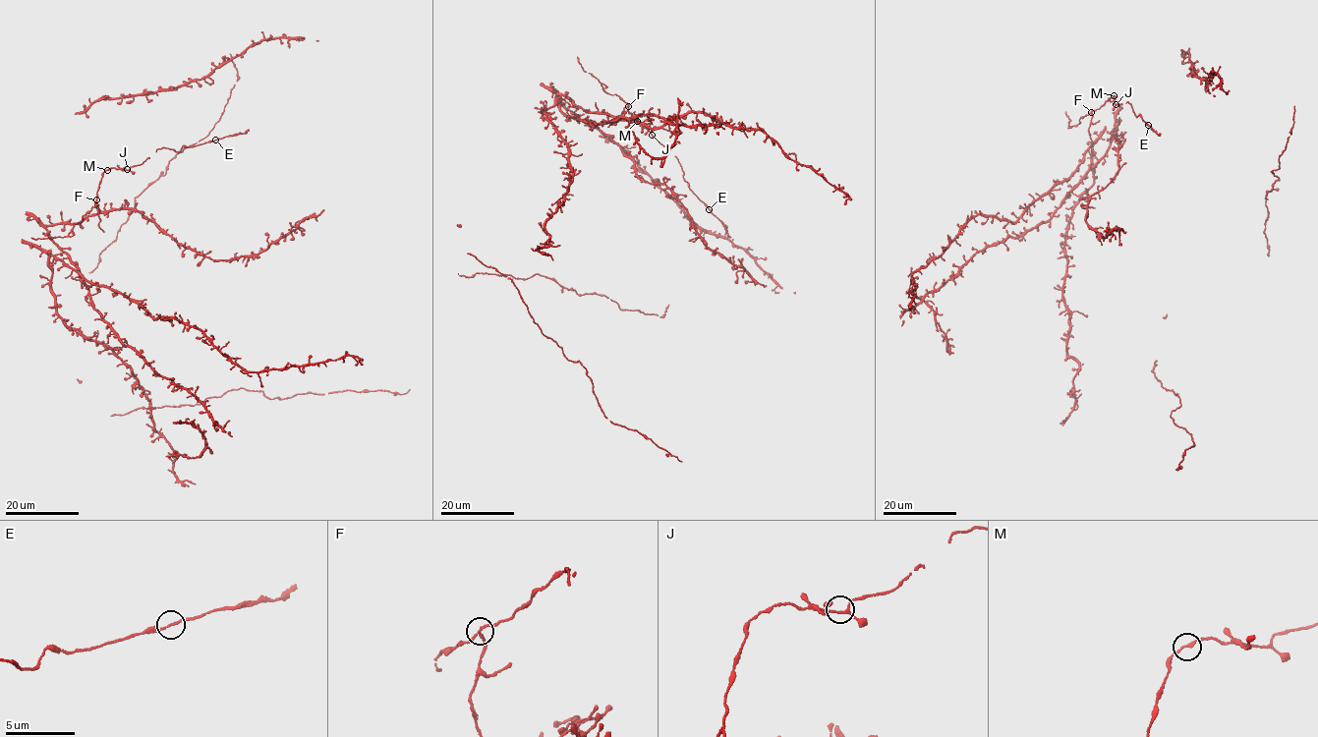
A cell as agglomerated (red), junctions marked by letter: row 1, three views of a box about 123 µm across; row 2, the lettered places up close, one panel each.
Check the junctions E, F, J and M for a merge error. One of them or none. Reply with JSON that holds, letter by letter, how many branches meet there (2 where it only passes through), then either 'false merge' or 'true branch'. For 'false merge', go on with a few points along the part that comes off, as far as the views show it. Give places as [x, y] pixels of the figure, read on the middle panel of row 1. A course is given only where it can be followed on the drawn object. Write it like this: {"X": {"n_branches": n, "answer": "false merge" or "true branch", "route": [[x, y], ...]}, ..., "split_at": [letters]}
{"E": {"n_branches": 2, "answer": "true branch"}, "F": {"n_branches": 3, "answer": "false merge", "route": [[628, 107], [614, 118], [615, 124]]}, "J": {"n_branches": 3, "answer": "true branch"}, "M": {"n_branches": 2, "answer": "true branch"}, "split_at": ["F"]}

